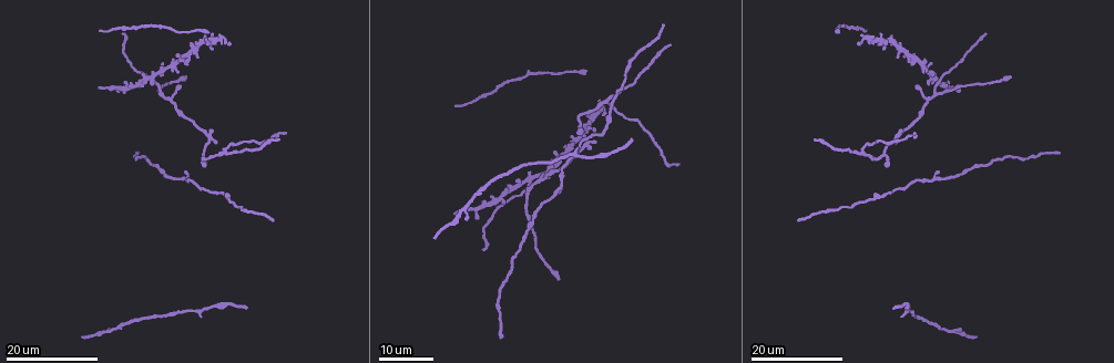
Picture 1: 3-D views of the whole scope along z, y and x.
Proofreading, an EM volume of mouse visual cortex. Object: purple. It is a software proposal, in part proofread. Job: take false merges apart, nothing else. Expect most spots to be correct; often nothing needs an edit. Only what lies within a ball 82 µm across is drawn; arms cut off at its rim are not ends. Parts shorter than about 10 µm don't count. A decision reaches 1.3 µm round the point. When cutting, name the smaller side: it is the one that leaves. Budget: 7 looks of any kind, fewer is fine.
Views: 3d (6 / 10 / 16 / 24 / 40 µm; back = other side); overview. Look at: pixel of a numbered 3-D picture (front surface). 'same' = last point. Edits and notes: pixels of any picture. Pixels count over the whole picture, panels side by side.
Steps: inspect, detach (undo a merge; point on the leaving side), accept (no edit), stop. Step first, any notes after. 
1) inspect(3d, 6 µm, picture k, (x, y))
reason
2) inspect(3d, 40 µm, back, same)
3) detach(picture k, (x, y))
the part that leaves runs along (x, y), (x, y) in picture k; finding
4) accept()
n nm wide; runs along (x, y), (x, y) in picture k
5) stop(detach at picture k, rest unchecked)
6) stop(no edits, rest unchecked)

inspect(3d, 16 µm, picture 1, (223, 150))
small branch off a trunk

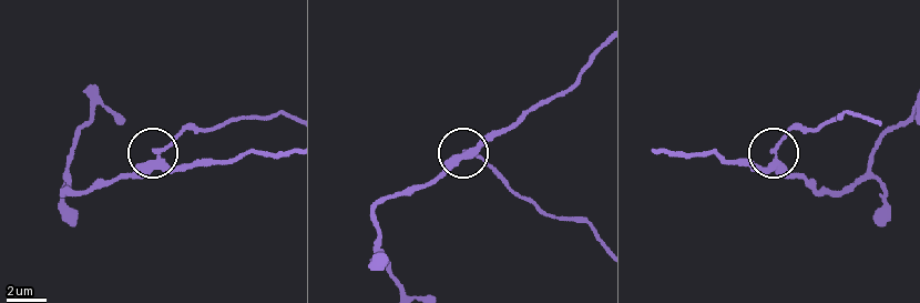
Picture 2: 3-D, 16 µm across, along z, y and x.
inspect(3d, 10 µm, picture 2, (468, 156))

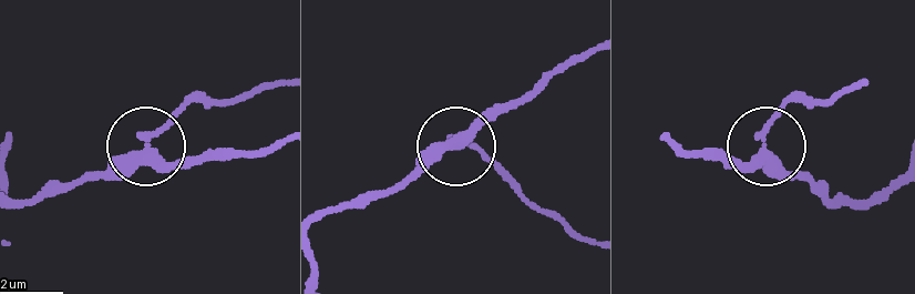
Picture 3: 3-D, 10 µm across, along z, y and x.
inspect(3d, 6 µm, picture 3, (148, 142))

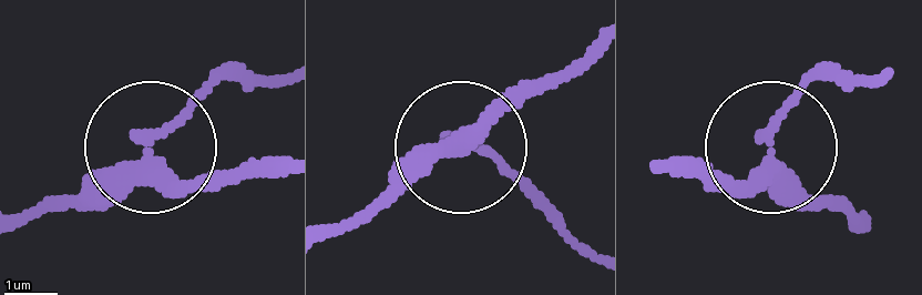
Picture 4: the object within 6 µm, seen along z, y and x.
accept()
runs along (862, 222), (775, 155), (739, 186), (673, 173) in picture 4; all the same cell

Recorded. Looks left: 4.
inspect(3d, 16 µm, picture 1, (209, 140))
side arm on a straight run

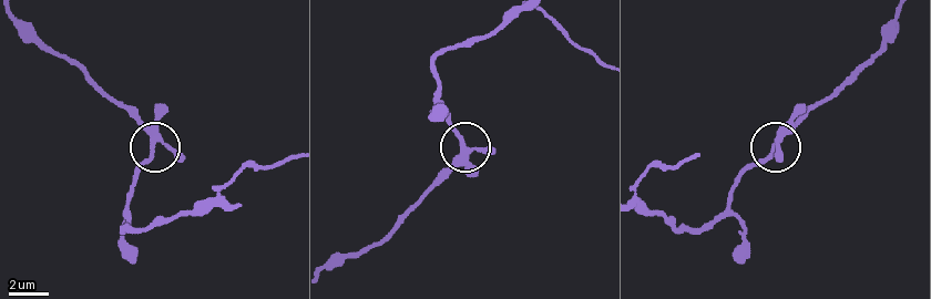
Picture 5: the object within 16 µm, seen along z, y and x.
inspect(3d, 10 µm, picture 5, (462, 144))
closer look

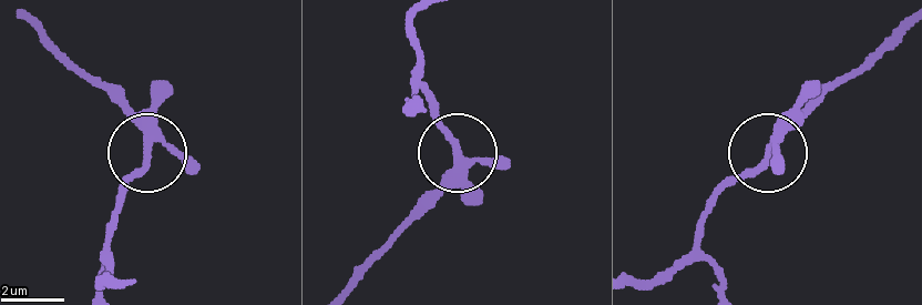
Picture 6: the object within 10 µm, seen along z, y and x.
accept()
210 nm wide; all the same cell

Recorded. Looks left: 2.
inspect(3d, 16 µm, picture 1, (940, 76))
three arms meet

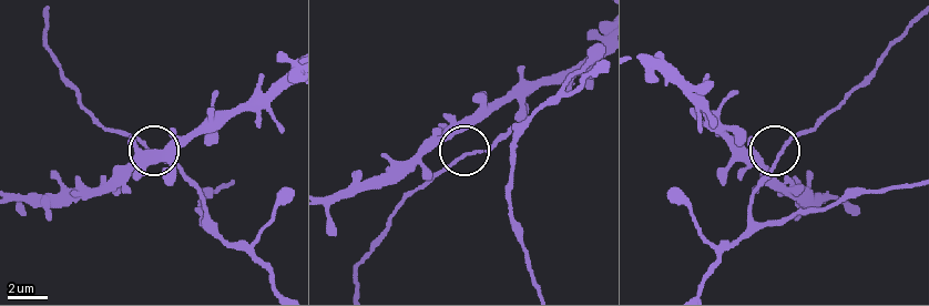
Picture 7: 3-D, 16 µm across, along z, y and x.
inspect(3d, 6 µm, picture 7, (463, 153))

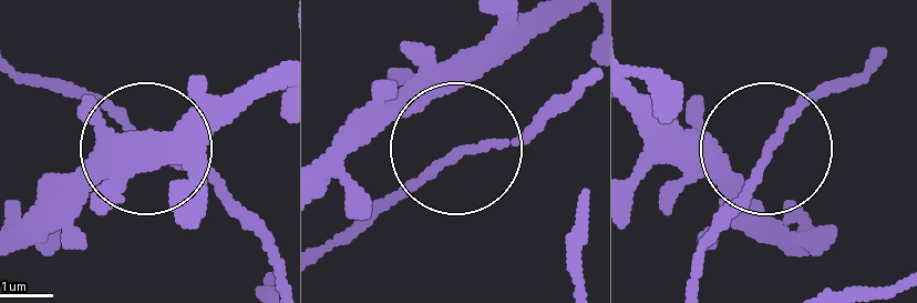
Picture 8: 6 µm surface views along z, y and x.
accept()
runs along (589, 79), (511, 141), (457, 150), (356, 234) in picture 8; one cell here

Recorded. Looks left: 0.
stop(no edits, rest unchecked)

